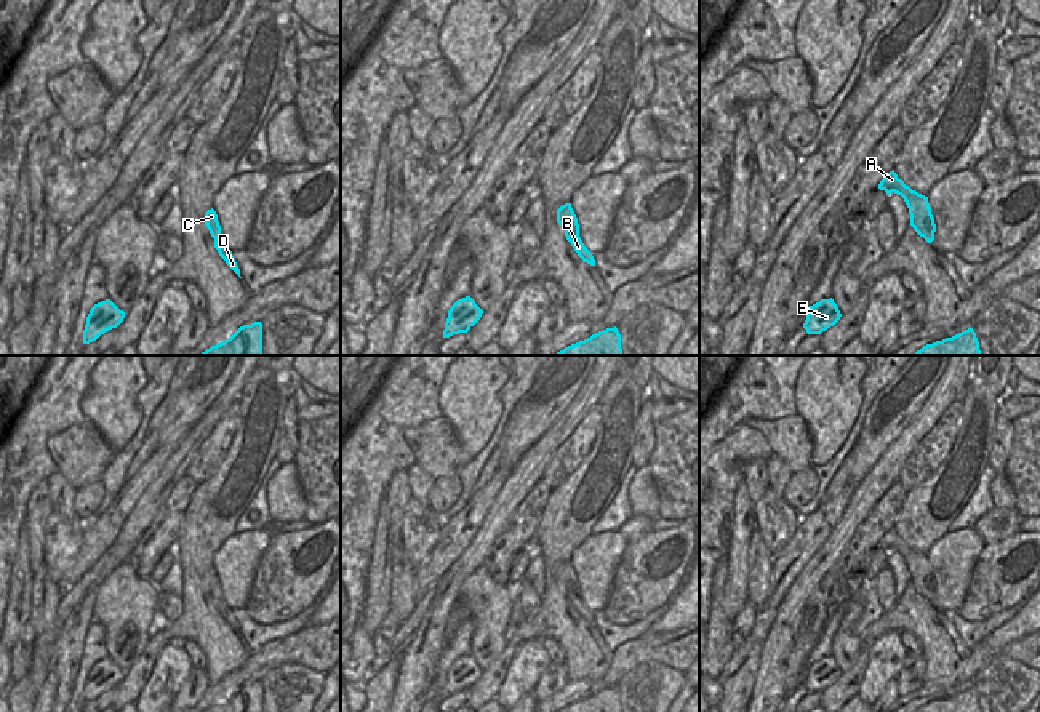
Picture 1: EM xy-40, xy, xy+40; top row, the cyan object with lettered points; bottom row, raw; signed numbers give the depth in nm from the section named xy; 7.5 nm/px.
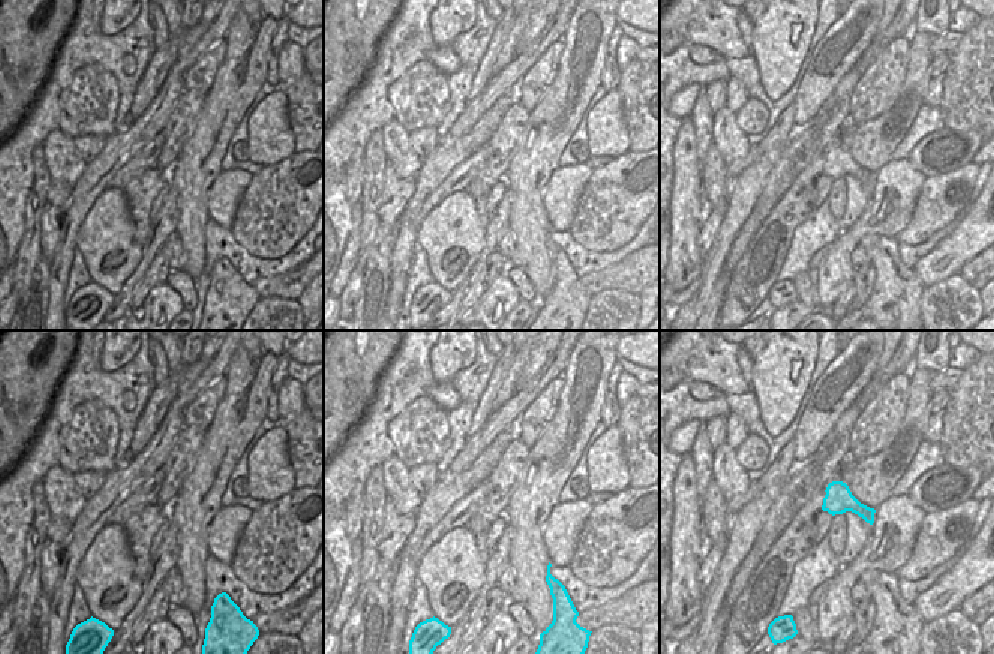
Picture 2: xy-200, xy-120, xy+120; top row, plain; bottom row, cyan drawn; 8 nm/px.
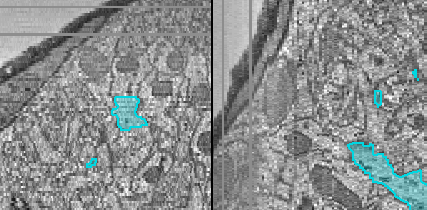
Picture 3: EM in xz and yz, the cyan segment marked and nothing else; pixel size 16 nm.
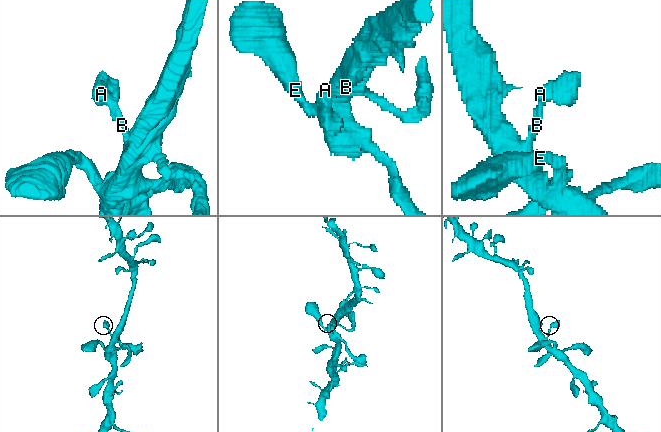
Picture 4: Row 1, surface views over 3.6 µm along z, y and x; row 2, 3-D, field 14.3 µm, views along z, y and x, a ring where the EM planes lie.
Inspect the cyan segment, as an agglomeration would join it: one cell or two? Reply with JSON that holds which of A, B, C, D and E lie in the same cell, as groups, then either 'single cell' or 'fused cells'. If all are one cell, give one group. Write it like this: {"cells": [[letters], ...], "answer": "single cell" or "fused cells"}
{"cells": [["A", "B", "C", "D", "E"]], "answer": "single cell"}

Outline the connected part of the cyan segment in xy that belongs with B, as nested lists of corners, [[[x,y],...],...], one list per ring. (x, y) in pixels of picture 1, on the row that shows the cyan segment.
[[[565,203],[557,210],[557,222],[563,227],[566,240],[571,243],[578,256],[590,264],[595,266],[594,253],[590,253],[581,237],[579,237],[579,224],[578,218],[571,208],[571,203]]]

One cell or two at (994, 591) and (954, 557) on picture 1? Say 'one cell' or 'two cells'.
two cells

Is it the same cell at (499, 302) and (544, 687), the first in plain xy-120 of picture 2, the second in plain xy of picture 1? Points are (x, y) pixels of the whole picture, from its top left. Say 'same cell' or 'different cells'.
different cells

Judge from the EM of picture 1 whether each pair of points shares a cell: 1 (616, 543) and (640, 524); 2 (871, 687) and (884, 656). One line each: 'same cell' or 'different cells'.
1: different cells
2: same cell

